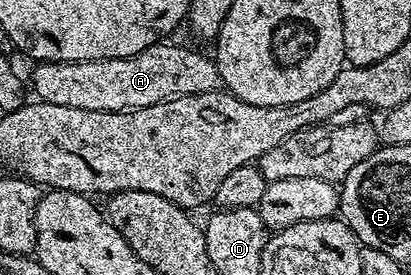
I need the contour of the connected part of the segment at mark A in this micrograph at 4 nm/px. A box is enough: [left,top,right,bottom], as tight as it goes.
[30,41,224,112]

